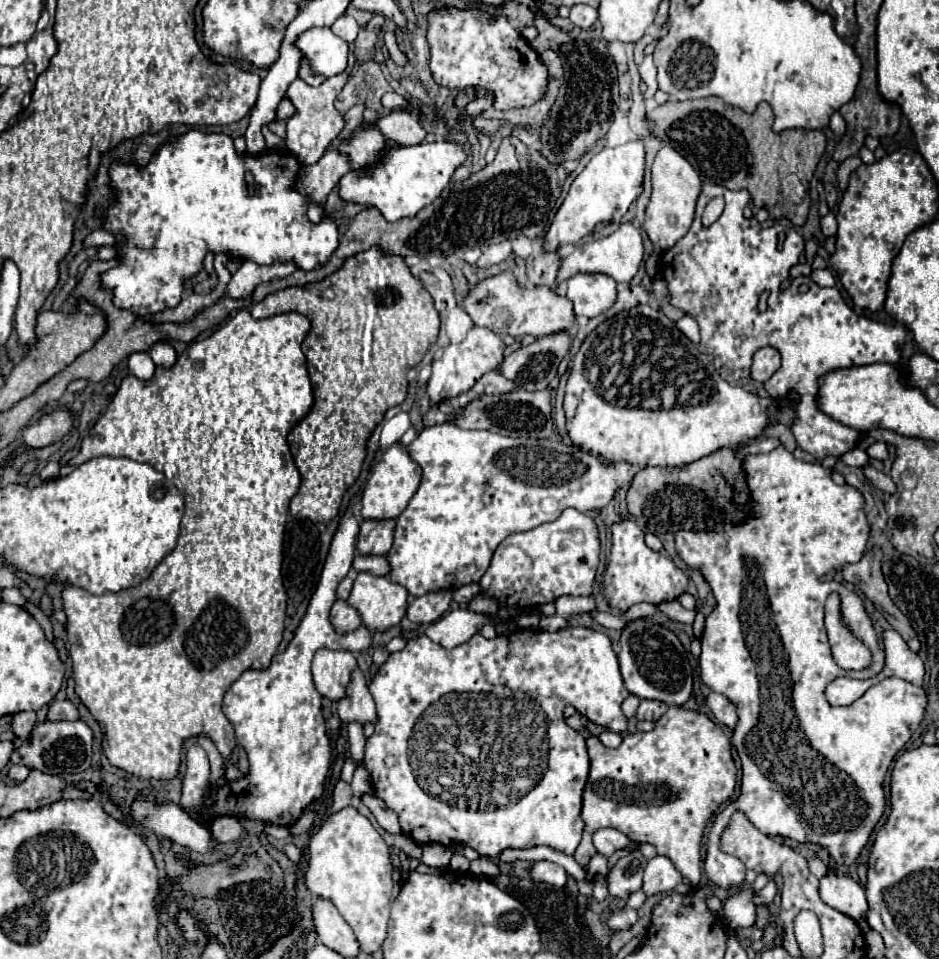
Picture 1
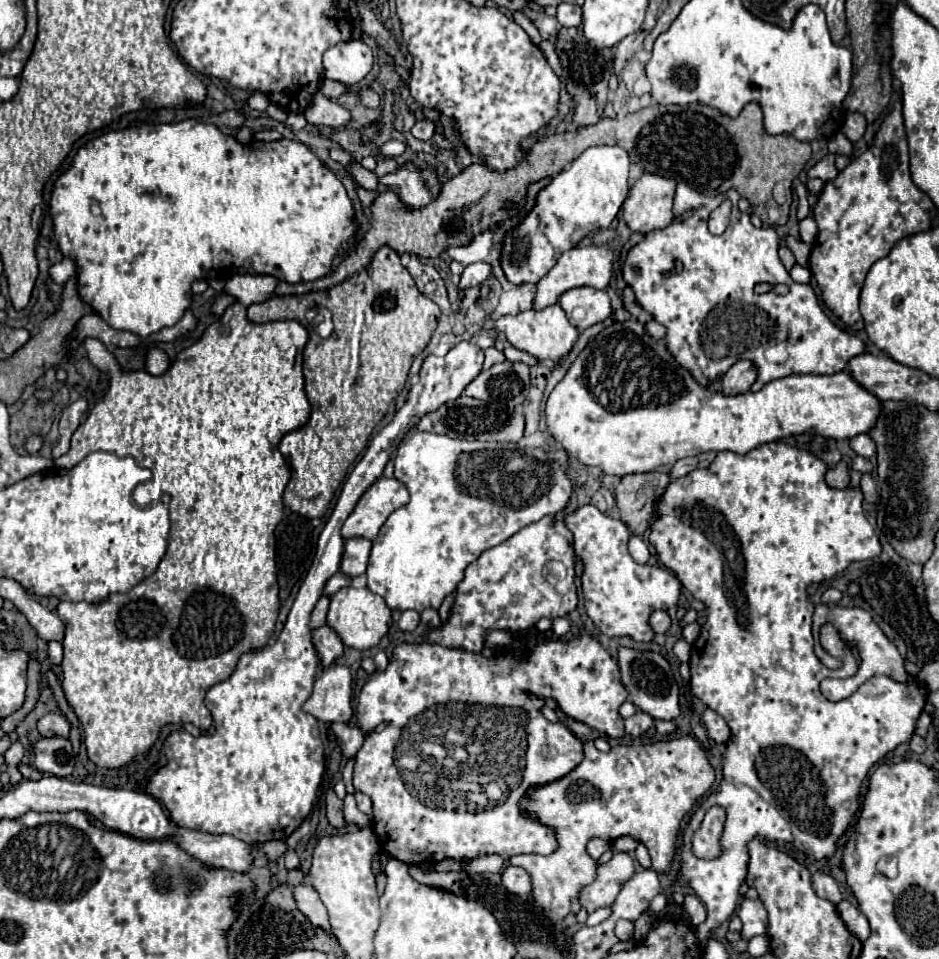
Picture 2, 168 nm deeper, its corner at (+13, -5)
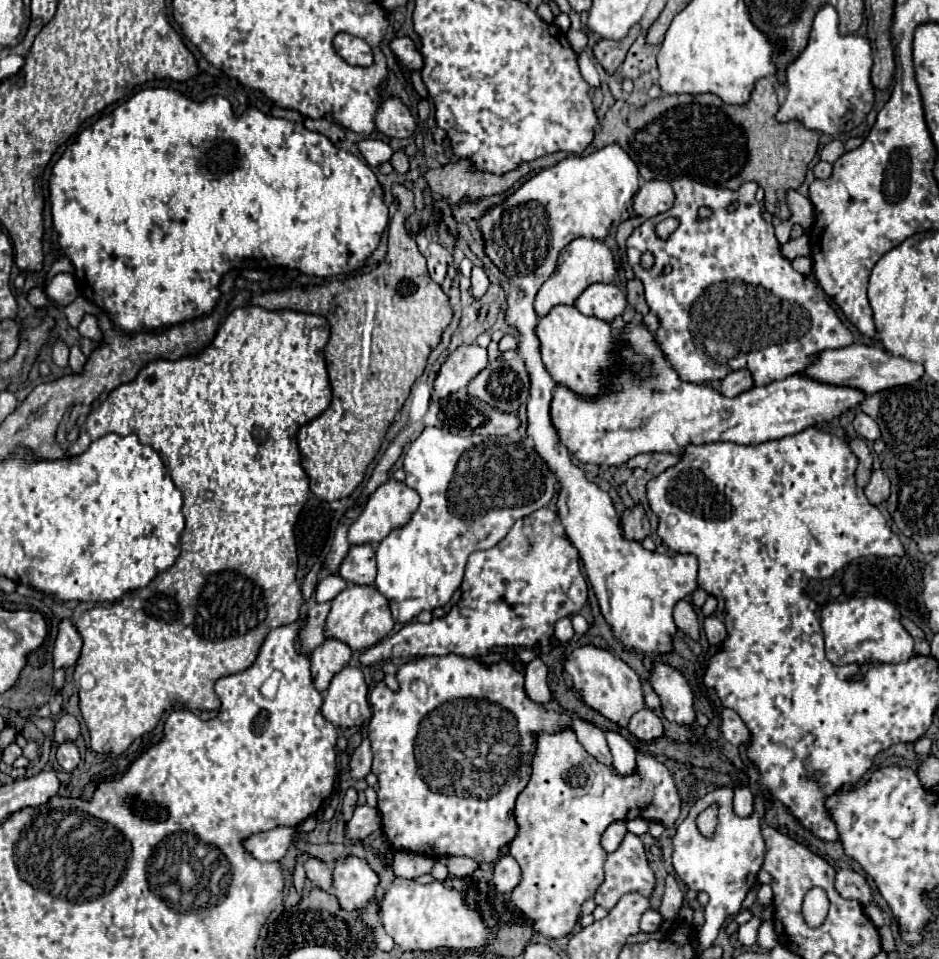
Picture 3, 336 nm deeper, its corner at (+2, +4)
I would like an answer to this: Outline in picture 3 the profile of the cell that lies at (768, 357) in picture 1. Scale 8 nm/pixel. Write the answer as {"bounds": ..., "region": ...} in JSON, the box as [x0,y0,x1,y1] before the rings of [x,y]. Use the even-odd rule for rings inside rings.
{"bounds":[720,369,754,397],"region":[[[738,369],[738,371],[730,371],[720,387],[720,393],[726,397],[736,397],[744,391],[748,391],[754,385],[754,379],[750,375],[748,369]]]}

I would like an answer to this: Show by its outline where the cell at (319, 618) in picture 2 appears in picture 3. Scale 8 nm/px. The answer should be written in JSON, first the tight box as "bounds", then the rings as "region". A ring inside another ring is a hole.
{"bounds":[298,603,330,651],"region":[[[314,603],[308,609],[308,619],[306,619],[306,629],[302,629],[300,639],[298,639],[298,649],[300,651],[314,651],[322,641],[324,641],[324,627],[326,627],[326,617],[330,611],[330,603]]]}

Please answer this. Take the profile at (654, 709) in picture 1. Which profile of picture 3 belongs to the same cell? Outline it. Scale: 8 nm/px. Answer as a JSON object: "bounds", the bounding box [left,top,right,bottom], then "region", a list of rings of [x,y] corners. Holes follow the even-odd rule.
{"bounds":[628,709,662,741],"region":[[[642,709],[642,711],[638,711],[632,719],[630,719],[630,723],[628,723],[628,731],[632,733],[632,735],[636,735],[638,739],[644,739],[644,741],[650,741],[650,739],[656,739],[656,737],[660,737],[662,735],[662,721],[660,721],[660,717],[654,713],[654,711],[650,711],[650,709]]]}

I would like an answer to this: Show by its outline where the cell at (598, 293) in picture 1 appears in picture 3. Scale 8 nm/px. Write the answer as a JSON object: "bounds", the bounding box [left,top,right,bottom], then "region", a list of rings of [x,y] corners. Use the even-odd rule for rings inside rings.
{"bounds":[574,283,626,321],"region":[[[594,283],[582,291],[574,303],[582,315],[592,315],[602,321],[612,321],[622,315],[626,307],[624,293],[614,283]]]}

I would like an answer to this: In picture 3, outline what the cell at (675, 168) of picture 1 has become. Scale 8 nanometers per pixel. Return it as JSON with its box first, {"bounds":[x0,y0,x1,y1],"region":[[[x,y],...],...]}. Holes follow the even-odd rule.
{"bounds":[634,179,674,219],"region":[[[652,179],[652,181],[646,181],[640,187],[640,191],[634,195],[634,213],[650,219],[654,215],[668,211],[672,203],[674,203],[672,183]]]}

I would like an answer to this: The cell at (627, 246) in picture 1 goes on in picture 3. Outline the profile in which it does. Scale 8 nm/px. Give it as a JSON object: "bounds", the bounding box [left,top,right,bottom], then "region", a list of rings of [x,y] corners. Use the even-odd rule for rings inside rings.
{"bounds":[534,239,616,315],"region":[[[574,239],[572,243],[568,243],[560,257],[558,257],[558,265],[556,271],[552,273],[552,277],[540,287],[536,301],[534,301],[534,309],[538,315],[546,315],[554,305],[560,303],[574,303],[578,299],[578,295],[592,283],[612,283],[616,275],[616,265],[614,265],[614,257],[612,251],[608,249],[608,245],[604,241],[596,241],[596,239]]]}

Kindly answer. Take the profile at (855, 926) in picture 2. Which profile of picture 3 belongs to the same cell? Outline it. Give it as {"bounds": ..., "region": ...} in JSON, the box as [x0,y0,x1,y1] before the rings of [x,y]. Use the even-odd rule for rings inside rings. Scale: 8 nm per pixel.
{"bounds":[864,903,884,927],"region":[[[872,903],[864,905],[864,913],[866,913],[866,915],[868,915],[868,919],[874,923],[874,927],[882,927],[882,925],[884,925],[882,911],[880,911],[876,905],[872,905]]]}

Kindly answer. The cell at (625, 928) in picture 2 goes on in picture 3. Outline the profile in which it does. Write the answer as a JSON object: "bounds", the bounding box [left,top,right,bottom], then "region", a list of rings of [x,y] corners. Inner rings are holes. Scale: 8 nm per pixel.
{"bounds":[640,909,662,933],"region":[[[652,909],[646,911],[640,919],[640,931],[644,931],[644,933],[654,933],[660,925],[662,925],[662,917]]]}

